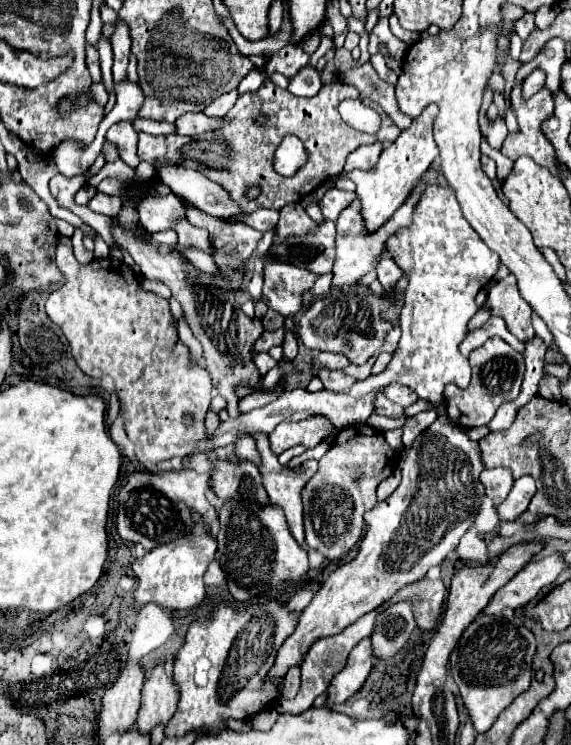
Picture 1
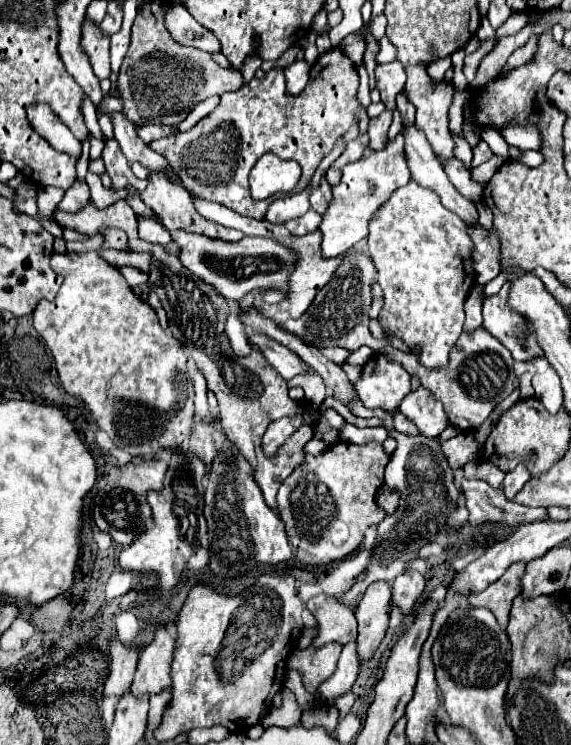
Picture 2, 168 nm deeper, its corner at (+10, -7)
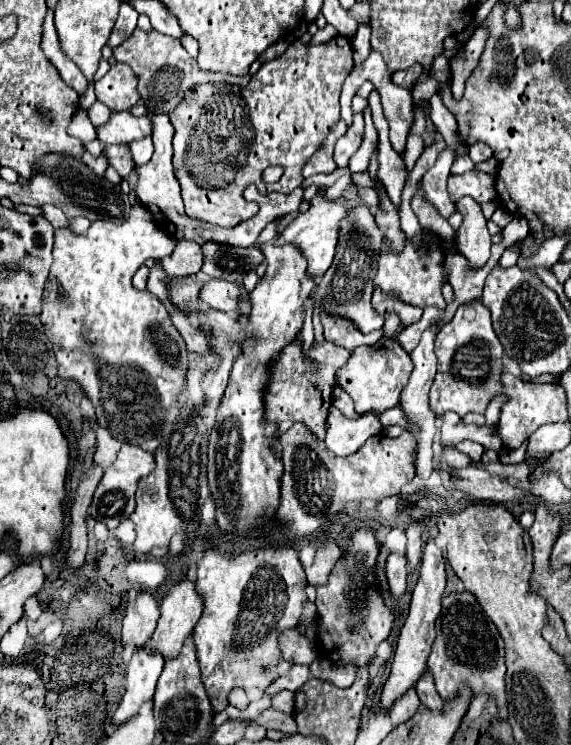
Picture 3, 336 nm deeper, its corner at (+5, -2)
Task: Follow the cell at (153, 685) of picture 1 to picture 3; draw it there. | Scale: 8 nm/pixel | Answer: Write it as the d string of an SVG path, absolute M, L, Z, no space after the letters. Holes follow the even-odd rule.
M183 576L173 584L169 594L161 602L161 618L149 640L163 658L173 658L179 654L185 638L193 632L197 620L203 612L203 598L195 588L195 580Z

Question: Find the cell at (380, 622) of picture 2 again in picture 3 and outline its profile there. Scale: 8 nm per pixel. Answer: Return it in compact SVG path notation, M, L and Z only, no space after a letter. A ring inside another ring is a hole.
M389 554L387 558L387 580L393 596L401 596L407 586L407 558L405 554Z

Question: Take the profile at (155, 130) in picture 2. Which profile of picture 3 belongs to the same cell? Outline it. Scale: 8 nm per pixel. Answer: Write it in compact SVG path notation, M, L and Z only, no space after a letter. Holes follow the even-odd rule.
M117 112L95 130L101 144L129 144L131 140L141 140L151 134L151 120L147 116L137 118L129 112Z

